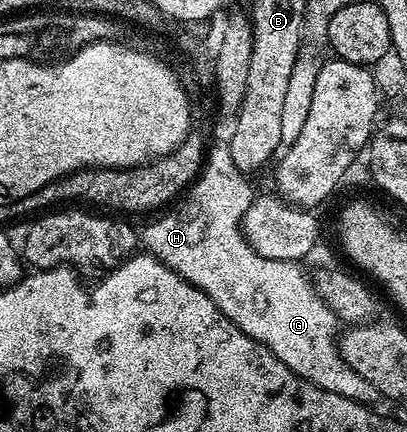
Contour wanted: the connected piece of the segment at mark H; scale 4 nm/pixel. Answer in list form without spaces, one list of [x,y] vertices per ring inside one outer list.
[[[226,142],[215,143],[212,147],[210,144],[202,167],[186,190],[187,197],[182,196],[171,211],[144,227],[141,233],[144,248],[205,294],[219,291],[215,283],[231,283],[231,279],[239,279],[235,271],[243,267],[243,259],[261,257],[249,246],[242,232],[244,210],[253,198],[247,178],[234,165]]]

